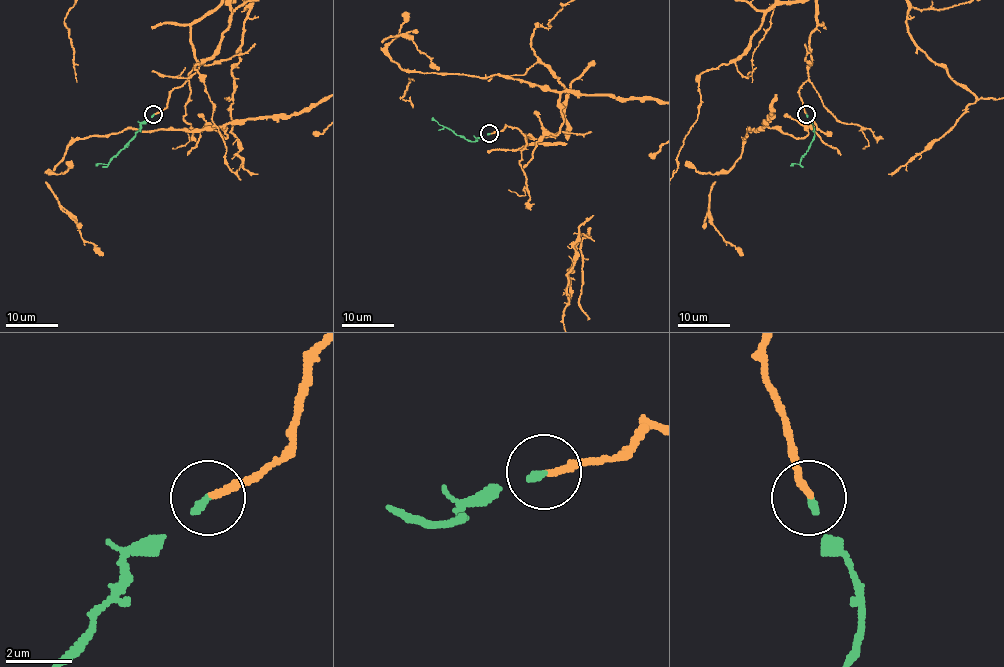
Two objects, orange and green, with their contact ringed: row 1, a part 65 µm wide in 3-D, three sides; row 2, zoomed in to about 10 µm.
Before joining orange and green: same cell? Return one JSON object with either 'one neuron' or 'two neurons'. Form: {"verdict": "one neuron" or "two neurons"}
{"verdict": "one neuron"}

